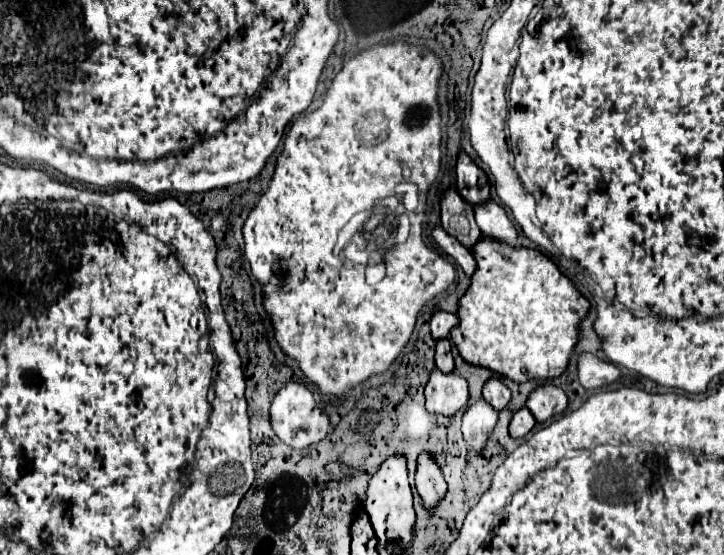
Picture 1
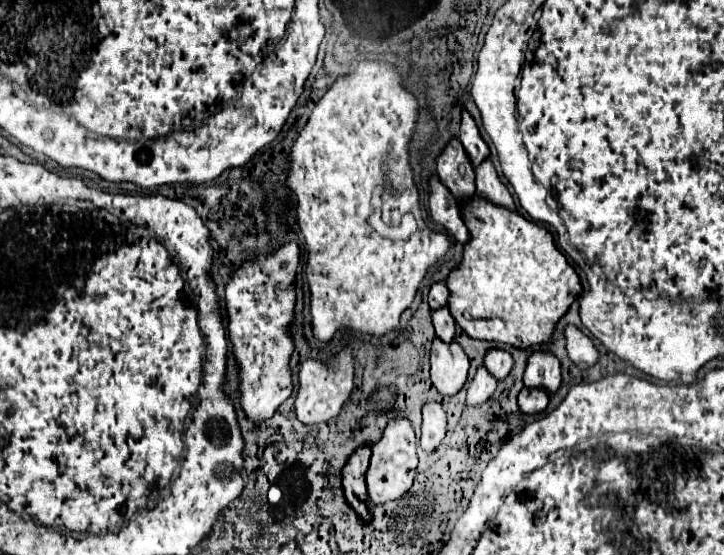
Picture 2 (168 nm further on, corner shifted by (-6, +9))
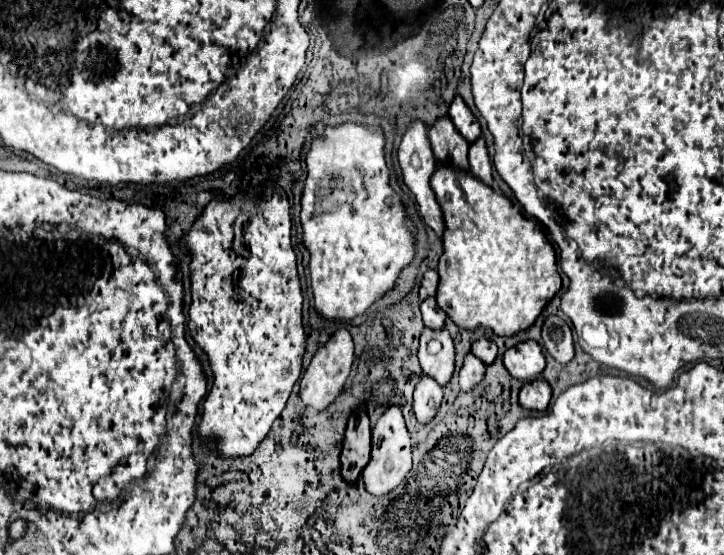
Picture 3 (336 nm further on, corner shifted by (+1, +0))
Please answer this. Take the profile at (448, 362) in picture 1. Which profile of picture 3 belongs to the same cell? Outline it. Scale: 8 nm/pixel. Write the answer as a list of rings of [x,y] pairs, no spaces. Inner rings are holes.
[[[428,298],[420,304],[420,310],[422,310],[422,318],[424,318],[424,324],[432,330],[442,330],[444,328],[444,322],[446,322],[446,314],[438,308],[436,300],[434,298]]]

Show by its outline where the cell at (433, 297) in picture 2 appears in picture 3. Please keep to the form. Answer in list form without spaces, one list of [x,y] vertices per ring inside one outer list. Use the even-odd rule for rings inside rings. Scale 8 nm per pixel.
[[[428,270],[422,278],[422,286],[420,286],[420,300],[426,300],[430,296],[436,296],[438,292],[438,272],[436,270]]]

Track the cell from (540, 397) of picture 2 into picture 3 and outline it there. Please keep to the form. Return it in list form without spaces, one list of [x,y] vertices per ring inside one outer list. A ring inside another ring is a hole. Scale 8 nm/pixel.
[[[534,380],[522,386],[520,396],[518,396],[518,404],[526,410],[536,410],[536,412],[544,412],[548,408],[552,390],[548,386],[546,380]]]

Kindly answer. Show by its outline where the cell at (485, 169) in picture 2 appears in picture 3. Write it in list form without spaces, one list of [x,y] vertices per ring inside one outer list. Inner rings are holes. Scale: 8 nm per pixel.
[[[484,138],[476,140],[476,144],[470,146],[468,160],[470,160],[470,174],[474,178],[478,178],[480,182],[484,182],[486,186],[492,186],[494,184],[494,180],[492,180],[492,164],[490,164],[490,158],[488,158]]]

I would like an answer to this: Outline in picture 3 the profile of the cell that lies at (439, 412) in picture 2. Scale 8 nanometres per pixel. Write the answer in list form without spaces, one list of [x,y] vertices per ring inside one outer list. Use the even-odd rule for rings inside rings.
[[[422,376],[420,384],[414,390],[414,414],[422,424],[428,424],[436,418],[438,408],[442,404],[442,388],[428,380],[428,376]]]

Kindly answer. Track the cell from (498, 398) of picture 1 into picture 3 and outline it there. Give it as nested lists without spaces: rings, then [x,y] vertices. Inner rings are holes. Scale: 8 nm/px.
[[[480,338],[478,342],[472,344],[472,354],[476,358],[480,358],[486,366],[492,366],[494,360],[496,360],[496,354],[498,354],[498,348],[492,340],[486,340],[486,338]]]

